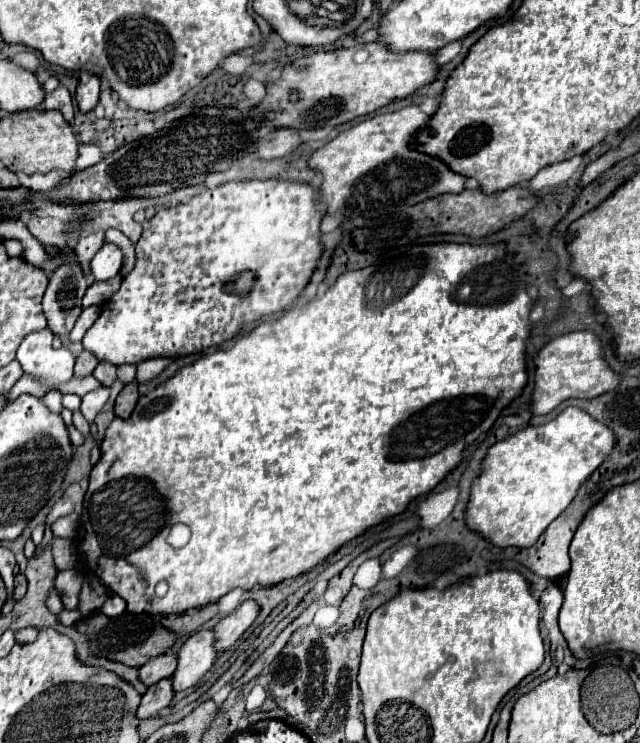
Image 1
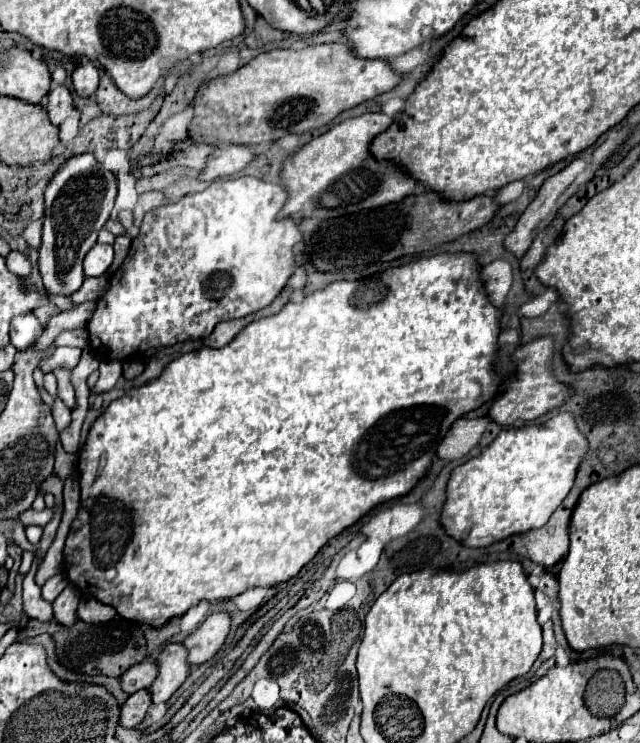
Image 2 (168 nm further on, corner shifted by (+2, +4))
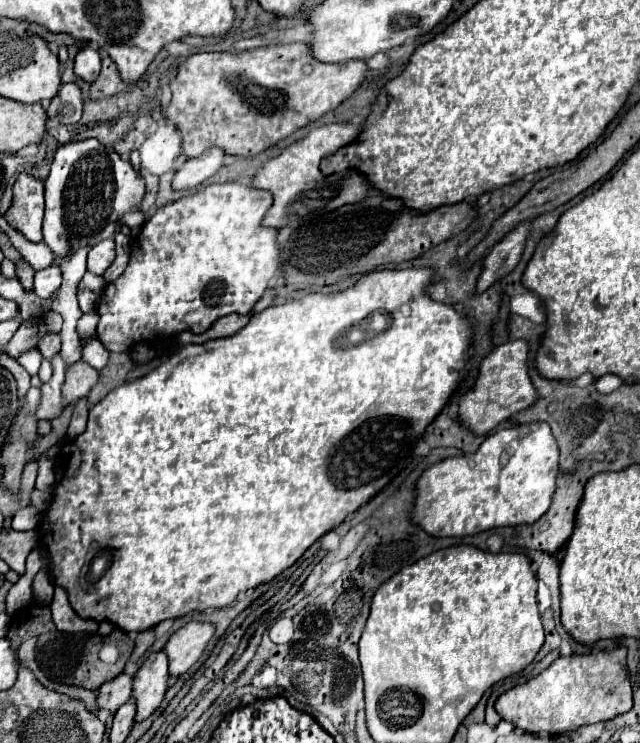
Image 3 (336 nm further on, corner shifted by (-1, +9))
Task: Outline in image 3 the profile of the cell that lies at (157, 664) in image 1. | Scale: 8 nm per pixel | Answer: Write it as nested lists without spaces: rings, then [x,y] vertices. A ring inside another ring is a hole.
[[[118,675],[116,679],[104,683],[98,691],[96,691],[96,705],[100,709],[106,709],[108,713],[116,713],[120,705],[124,705],[130,695],[132,695],[132,681],[134,677],[132,675]]]

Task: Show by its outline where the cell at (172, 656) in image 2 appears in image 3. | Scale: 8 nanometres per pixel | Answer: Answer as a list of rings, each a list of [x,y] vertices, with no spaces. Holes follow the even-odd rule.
[[[162,651],[152,653],[136,671],[136,681],[132,683],[132,701],[136,703],[136,723],[144,721],[160,707],[166,693],[166,683],[168,683],[168,657]]]

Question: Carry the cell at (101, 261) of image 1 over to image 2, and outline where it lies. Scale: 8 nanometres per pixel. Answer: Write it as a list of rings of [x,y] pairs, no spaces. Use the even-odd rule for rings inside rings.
[[[95,244],[83,262],[85,276],[103,276],[113,262],[113,246],[111,244]]]

